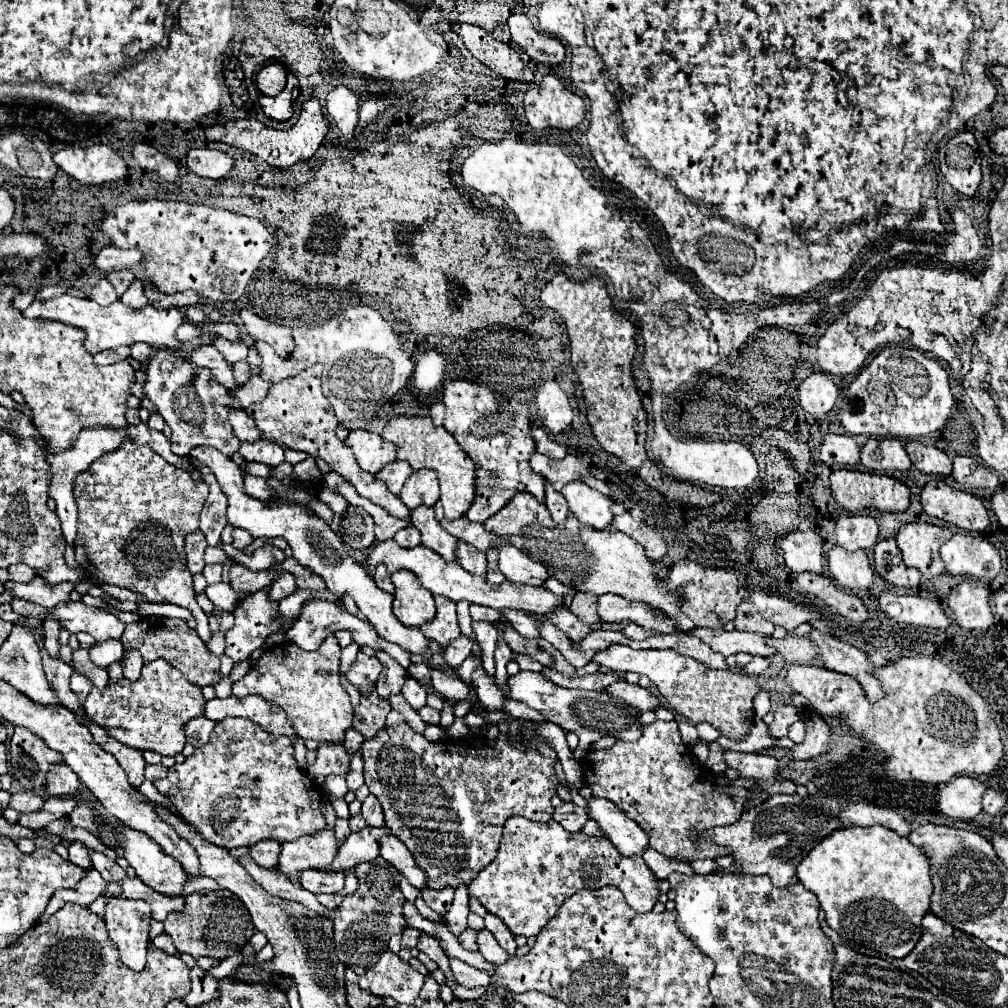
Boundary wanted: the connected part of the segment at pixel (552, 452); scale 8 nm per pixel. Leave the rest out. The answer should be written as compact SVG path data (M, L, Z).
M532 427L532 433L534 433L534 439L536 439L536 451L550 457L550 459L562 459L568 451L564 445L556 443L542 427Z

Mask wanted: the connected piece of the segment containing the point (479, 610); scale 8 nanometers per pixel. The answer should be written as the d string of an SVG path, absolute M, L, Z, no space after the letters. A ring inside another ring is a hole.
M470 605L470 615L474 621L490 621L490 623L496 623L502 617L500 611L484 605Z

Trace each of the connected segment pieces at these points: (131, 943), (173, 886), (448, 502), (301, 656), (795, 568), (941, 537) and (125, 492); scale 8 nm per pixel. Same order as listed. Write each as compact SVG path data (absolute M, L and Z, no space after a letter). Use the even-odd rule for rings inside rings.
M110 897L106 905L106 927L112 943L120 951L122 963L132 971L142 971L150 947L150 907L144 901Z
M122 827L120 835L124 857L148 887L168 897L184 895L182 887L188 875L184 873L180 863L176 863L176 859L164 855L160 847L156 847L156 843L152 843L152 839L148 839L140 831Z
M404 417L390 419L382 431L386 441L392 441L398 449L398 459L408 461L414 469L434 469L440 477L440 501L444 505L446 519L458 519L466 513L474 501L474 463L456 443L454 435L444 427L434 427L430 417Z
M330 635L318 651L302 651L292 643L282 643L264 651L262 657L252 663L250 671L238 679L232 687L234 697L262 695L264 699L280 705L296 729L298 737L314 739L318 743L342 743L344 733L352 727L352 705L346 689L338 681L340 645Z
M790 531L782 537L780 549L792 573L822 573L822 537L816 531Z
M906 523L896 533L896 543L902 551L902 559L908 567L916 567L924 577L934 579L944 573L944 561L940 559L940 545L952 537L952 531L946 527L938 527L932 523Z
M126 439L120 449L98 457L88 471L80 473L74 481L74 499L78 503L78 535L74 541L76 563L86 567L94 577L104 583L126 587L130 591L146 595L152 603L172 603L190 609L196 619L196 633L200 639L210 639L210 627L206 613L198 607L192 589L192 575L186 567L184 537L198 529L200 511L208 497L208 485L202 479L194 479L188 471L172 467L160 459L150 447L140 447Z

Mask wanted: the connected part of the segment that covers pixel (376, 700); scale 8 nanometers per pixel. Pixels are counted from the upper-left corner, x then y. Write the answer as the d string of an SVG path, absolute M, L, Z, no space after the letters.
M376 689L370 695L360 693L360 703L354 707L354 729L364 735L364 739L372 739L386 725L386 715L390 713L390 703L376 695Z

